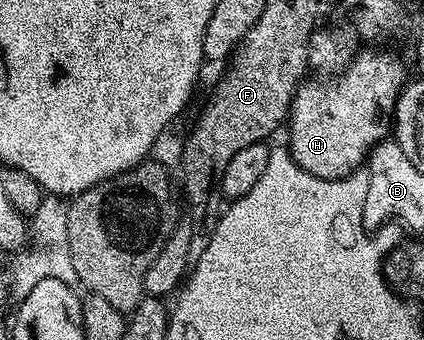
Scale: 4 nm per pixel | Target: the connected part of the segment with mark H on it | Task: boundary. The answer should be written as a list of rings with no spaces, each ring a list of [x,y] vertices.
[[[362,50],[341,75],[314,79],[299,84],[294,100],[290,103],[290,156],[316,178],[343,180],[345,176],[359,171],[367,163],[371,150],[391,135],[394,108],[408,83],[406,68],[390,52]]]

